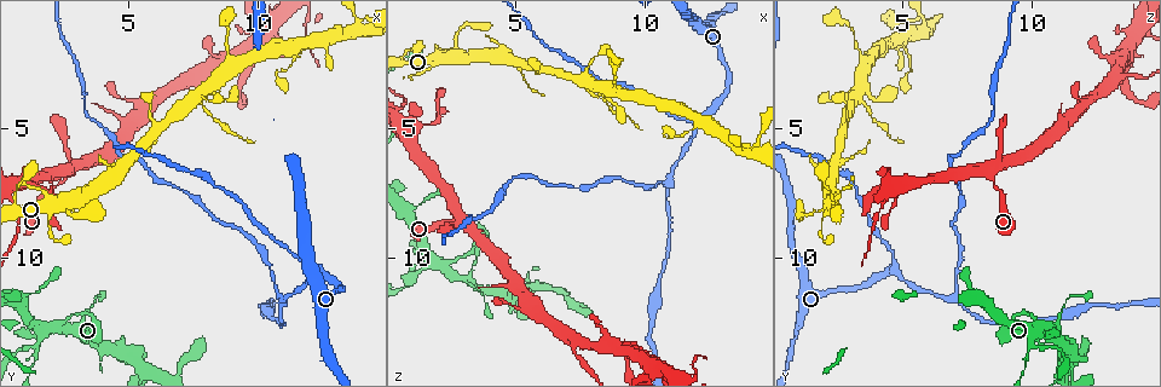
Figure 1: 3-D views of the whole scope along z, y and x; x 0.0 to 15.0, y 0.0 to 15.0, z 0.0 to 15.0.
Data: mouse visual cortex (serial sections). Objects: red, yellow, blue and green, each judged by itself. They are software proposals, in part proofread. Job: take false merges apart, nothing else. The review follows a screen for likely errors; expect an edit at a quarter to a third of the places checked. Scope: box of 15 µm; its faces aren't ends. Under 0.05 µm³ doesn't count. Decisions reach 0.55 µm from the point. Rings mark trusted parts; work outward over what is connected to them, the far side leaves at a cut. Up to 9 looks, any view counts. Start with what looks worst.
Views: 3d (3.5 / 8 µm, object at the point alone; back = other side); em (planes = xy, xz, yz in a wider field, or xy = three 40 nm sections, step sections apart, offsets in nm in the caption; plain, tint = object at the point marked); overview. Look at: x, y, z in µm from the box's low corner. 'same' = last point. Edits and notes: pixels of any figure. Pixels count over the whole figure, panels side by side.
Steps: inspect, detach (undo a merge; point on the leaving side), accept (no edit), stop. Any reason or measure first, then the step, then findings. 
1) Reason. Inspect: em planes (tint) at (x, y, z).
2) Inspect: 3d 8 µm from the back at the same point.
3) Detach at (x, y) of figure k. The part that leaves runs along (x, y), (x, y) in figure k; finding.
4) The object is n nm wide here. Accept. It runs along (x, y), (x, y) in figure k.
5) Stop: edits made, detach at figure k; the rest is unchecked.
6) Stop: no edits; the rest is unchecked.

Sharp bend. Inspect: 3d 3.5 µm at (3.2, 13.1, 10.8).

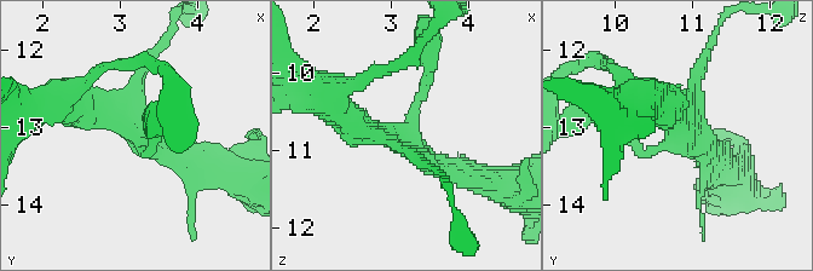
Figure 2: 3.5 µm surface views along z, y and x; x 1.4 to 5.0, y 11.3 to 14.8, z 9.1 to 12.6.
4 arms meet here; the arms are 150, 200, 250, 300 nm wide; now the EM. Inspect: em xy step 1 (tint) at (3.25, 13.20, 10.70).

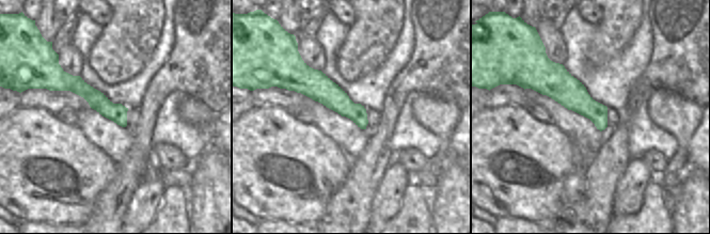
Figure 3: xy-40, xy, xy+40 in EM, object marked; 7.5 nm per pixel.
Accept. It runs along (427, 68), (402, 133), (342, 115) in figure 2; all the same cell.

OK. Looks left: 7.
Three-way junction. Inspect: 3d 3.5 µm from the back at (10.8, 11.6, 7.0).

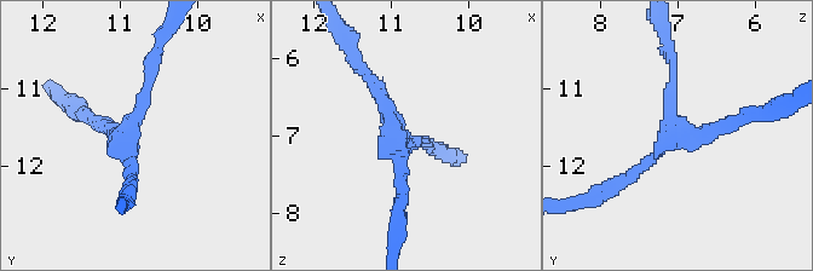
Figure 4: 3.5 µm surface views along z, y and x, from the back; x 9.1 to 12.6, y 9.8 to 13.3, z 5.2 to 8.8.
3 arms meet here; the arms are 150, 150, 150 nm wide. Inspect: em xy step 1 (tint) at (10.90, 11.55, 7.05).

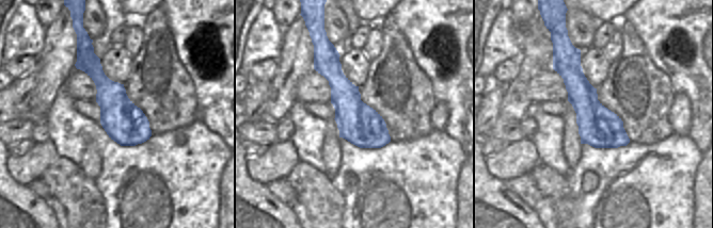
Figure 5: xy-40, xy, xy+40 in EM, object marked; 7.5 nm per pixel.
Inspect: em planes (tint) at the same point.

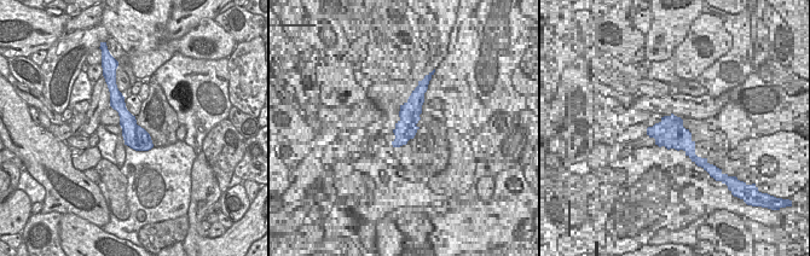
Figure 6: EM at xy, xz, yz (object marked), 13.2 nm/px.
Accept. All the same cell.

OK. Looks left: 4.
Thin neck. Inspect: 3d 3.5 µm at (1.3, 13.4, 10.3).

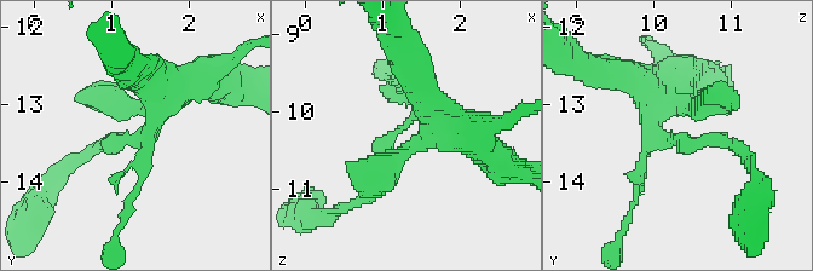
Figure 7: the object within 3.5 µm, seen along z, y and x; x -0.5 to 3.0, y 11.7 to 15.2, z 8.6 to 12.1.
Shape alone is not enough. Inspect: em xy step 1 (tint) at (1.25, 13.45, 10.20).

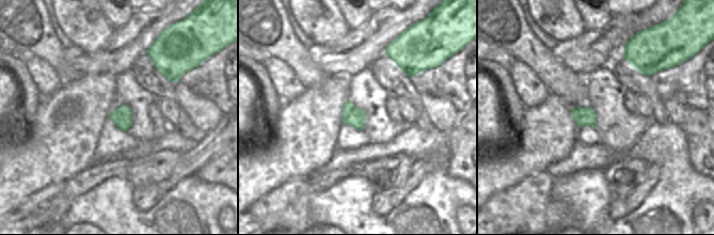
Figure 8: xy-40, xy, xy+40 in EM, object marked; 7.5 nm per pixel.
Inspect: em xy step 5 (tint) at the same point.

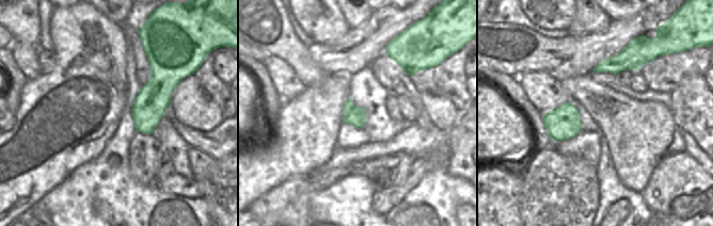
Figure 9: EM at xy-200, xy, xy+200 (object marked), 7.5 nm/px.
Accept. It runs along (449, 116), (374, 191) in figure 7; one cell here.

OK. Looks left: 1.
Stop: no edits; the rest is unchecked.

